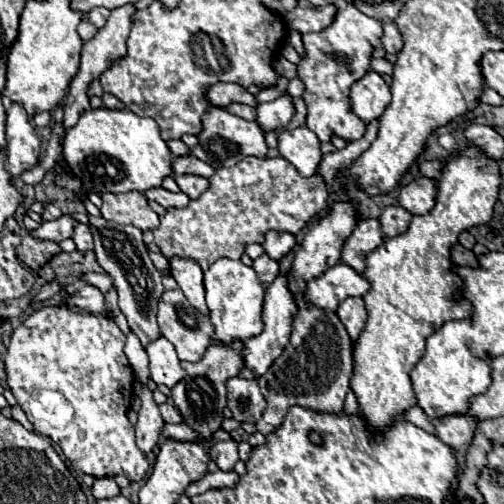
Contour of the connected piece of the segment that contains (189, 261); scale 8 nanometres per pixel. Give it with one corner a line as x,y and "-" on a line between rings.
173,256
171,258
171,276
175,278
175,282
179,284
179,288
183,290
185,298
203,314
207,314
207,306
205,306
205,290
203,290
203,270
199,266
199,262
195,262
193,258
179,258

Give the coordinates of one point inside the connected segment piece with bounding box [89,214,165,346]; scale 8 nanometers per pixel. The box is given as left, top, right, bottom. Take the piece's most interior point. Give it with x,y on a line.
120,251

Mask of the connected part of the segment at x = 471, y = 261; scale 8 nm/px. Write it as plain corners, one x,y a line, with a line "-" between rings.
455,244
455,246
451,248
451,260
453,260
453,264
457,264
457,266
469,266
469,268
475,268
475,266
477,266
475,254
473,254
471,250
463,248
461,244

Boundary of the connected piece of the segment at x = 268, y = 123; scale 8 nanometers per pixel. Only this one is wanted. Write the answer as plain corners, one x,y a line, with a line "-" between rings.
283,94
281,98
267,102
267,104
257,104
255,108
257,112
257,124
263,132
271,132
271,130
283,130
291,116
293,116
293,102
289,94

